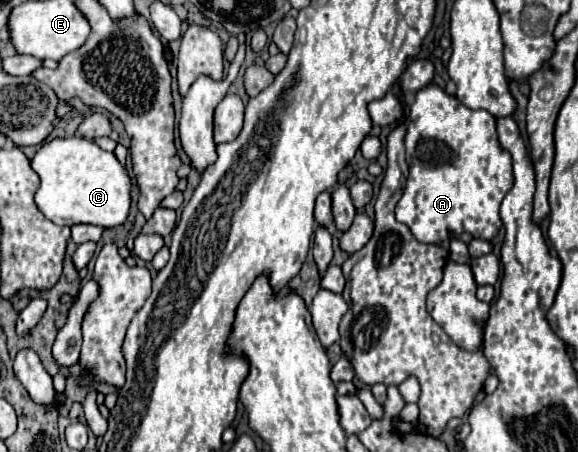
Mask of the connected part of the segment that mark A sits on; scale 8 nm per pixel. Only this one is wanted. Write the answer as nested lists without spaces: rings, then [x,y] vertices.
[[[428,84],[414,96],[404,142],[410,176],[396,206],[396,220],[406,224],[416,240],[422,240],[424,244],[442,244],[452,234],[462,232],[468,232],[474,238],[492,240],[502,228],[502,220],[498,216],[500,202],[514,186],[512,158],[506,150],[502,150],[498,142],[496,118],[486,110],[470,110],[468,106],[458,102],[456,96],[446,94],[436,84]]]

